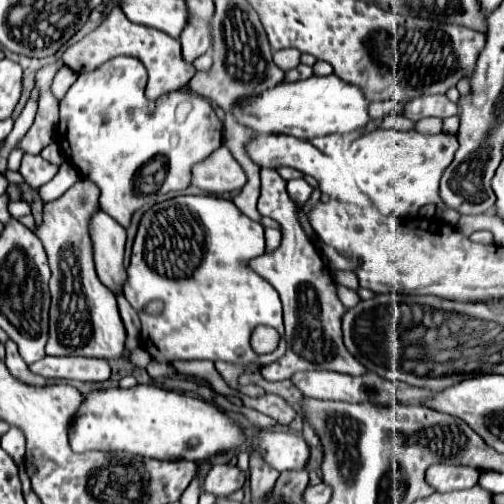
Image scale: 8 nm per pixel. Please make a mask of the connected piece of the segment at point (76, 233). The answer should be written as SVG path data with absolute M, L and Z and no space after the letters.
M83 178L73 184L61 198L43 206L43 222L35 234L49 256L51 276L51 312L49 312L49 356L91 356L123 358L125 328L117 310L117 300L95 274L89 220L99 210L99 188Z

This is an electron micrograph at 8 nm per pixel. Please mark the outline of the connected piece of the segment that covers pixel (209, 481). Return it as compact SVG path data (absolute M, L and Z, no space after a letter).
M215 464L203 482L203 490L221 498L231 496L233 492L243 488L243 484L245 484L245 472L239 470L239 466Z

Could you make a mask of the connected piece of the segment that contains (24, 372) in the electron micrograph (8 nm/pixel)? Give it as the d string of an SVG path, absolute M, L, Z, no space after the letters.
M7 340L5 342L5 364L7 364L7 368L11 370L11 374L15 376L15 378L19 378L21 382L47 382L43 376L39 376L39 374L35 374L35 372L31 372L29 370L29 366L27 366L27 362L19 356L19 352L17 352L17 344L13 342L13 340Z

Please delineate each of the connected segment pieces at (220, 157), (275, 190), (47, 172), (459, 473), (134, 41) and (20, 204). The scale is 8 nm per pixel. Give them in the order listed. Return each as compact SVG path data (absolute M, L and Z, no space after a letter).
M227 146L217 148L211 156L191 168L191 186L209 194L233 192L243 188L245 182L243 168L235 162Z
M261 170L261 198L257 210L261 212L261 216L269 216L281 224L283 240L279 250L251 260L251 268L261 274L281 296L287 342L285 354L277 362L263 366L261 376L265 380L287 380L299 370L323 368L359 376L365 372L365 368L359 366L359 362L355 362L351 354L347 354L347 348L341 340L341 316L345 312L345 306L337 298L335 282L329 276L327 264L297 222L295 204L291 202L285 184L287 182L277 172Z
M25 154L23 162L19 166L19 174L23 176L23 182L37 190L43 184L47 184L55 174L57 174L57 166L45 162L41 156L33 156L33 154Z
M435 464L427 470L425 480L431 488L435 488L435 492L451 492L451 490L475 486L479 480L479 472L469 470L469 466Z
M113 8L109 12L109 16L93 30L89 32L83 40L79 40L77 44L69 46L61 60L65 66L69 66L73 72L83 74L87 70L95 70L99 64L107 62L109 58L115 56L133 56L139 58L143 62L143 66L149 72L149 82L145 88L145 96L149 100L157 100L159 96L167 94L167 92L175 92L181 90L183 86L187 86L187 82L193 78L195 74L195 66L185 62L181 56L181 44L177 38L171 38L165 32L159 32L155 28L149 26L141 26L141 24L133 24L127 20L127 16L121 12L121 8Z
M9 200L7 210L9 210L9 214L11 214L13 218L21 218L21 216L25 216L25 214L31 214L29 204L23 202L23 200L17 200L17 202L15 202L15 200Z

